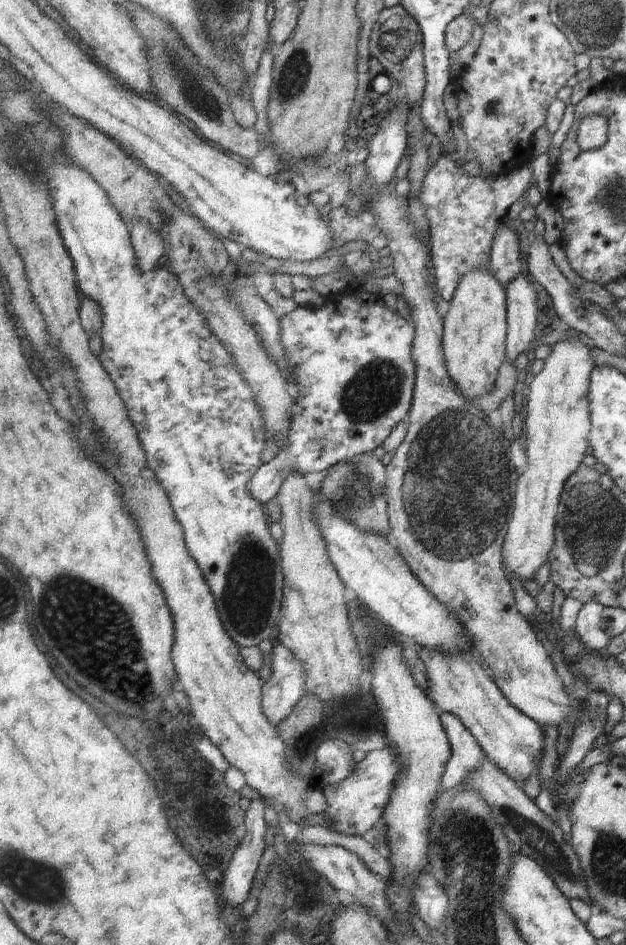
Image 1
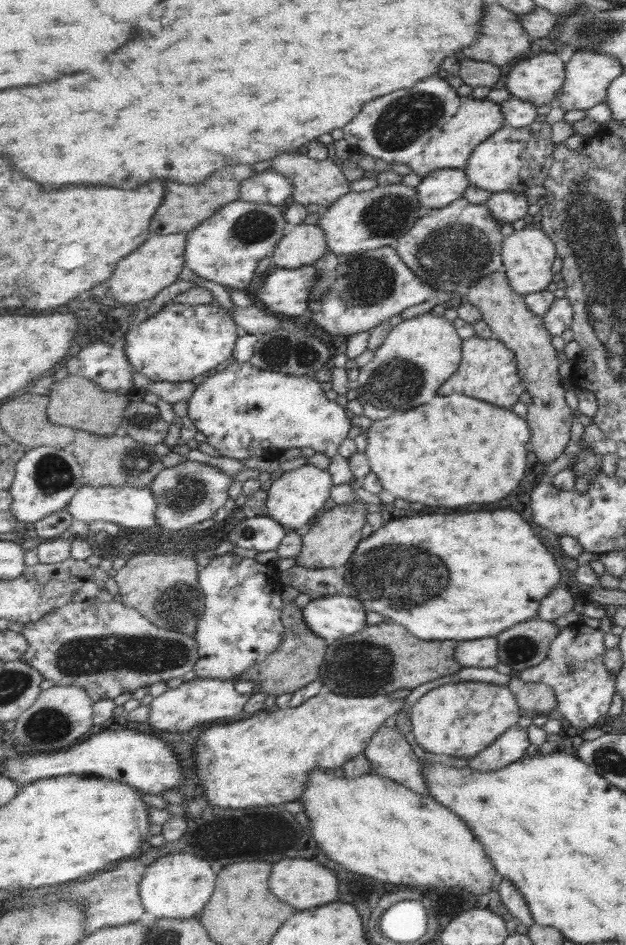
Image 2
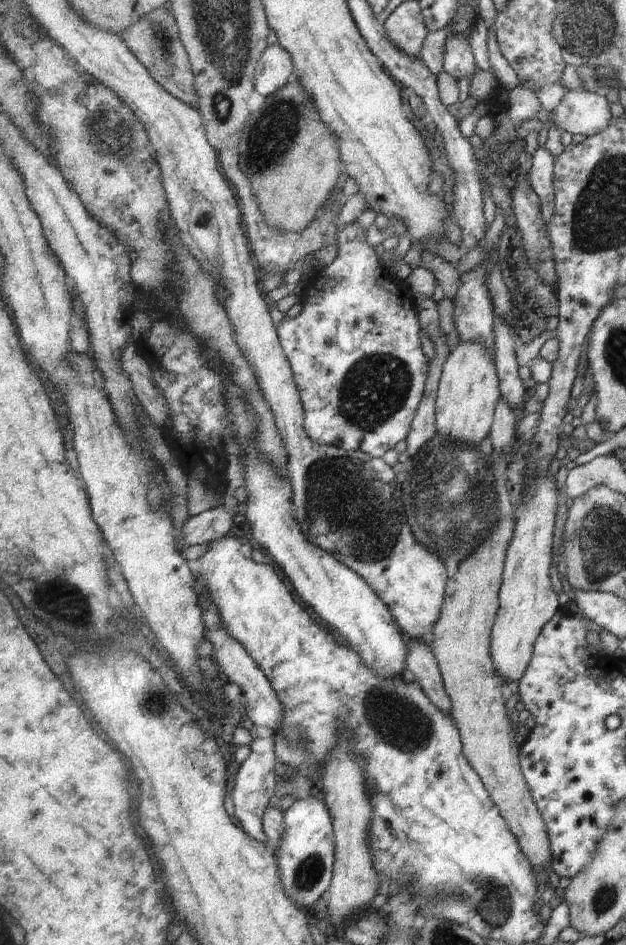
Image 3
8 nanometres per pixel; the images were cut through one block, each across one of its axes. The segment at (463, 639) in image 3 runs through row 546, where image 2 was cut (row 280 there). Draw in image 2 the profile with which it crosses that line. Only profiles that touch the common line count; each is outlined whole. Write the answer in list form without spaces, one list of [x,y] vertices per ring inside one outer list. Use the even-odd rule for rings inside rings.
[[[507,272],[486,276],[464,292],[464,296],[466,301],[482,310],[483,319],[493,328],[495,339],[503,341],[517,354],[519,371],[533,400],[526,418],[533,432],[530,447],[548,465],[566,452],[566,444],[572,442],[572,424],[578,417],[566,400],[566,389],[562,387],[563,380],[560,376],[562,362],[558,358],[556,346],[552,344],[554,336],[548,330],[545,317],[532,312],[525,297],[512,286]]]

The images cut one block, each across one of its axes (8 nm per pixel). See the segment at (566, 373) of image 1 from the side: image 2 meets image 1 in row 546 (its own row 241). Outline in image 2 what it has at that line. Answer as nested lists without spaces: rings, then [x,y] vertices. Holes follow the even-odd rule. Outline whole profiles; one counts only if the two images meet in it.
[[[543,229],[518,230],[506,237],[503,255],[512,286],[524,297],[533,292],[548,290],[548,286],[554,282],[554,262],[559,258],[559,249]]]

